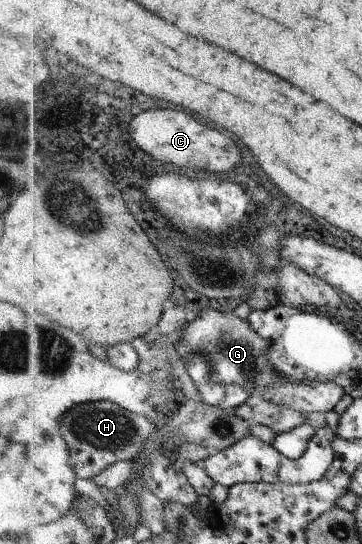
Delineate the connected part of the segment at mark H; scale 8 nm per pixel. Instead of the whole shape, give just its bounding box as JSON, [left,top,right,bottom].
[62,401,157,481]

